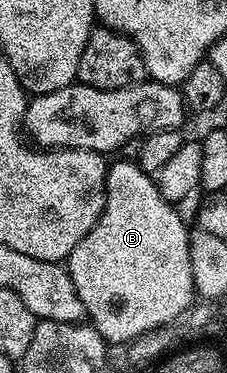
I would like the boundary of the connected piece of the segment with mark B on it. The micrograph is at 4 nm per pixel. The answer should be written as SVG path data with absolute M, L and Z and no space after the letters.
M120 158L117 164L109 163L103 194L104 208L100 211L98 222L90 234L86 234L86 238L74 246L68 255L66 267L92 327L99 330L109 345L124 346L163 324L171 324L192 307L196 287L190 270L190 228L176 213L177 205L162 198L156 180L143 172L135 160Z

